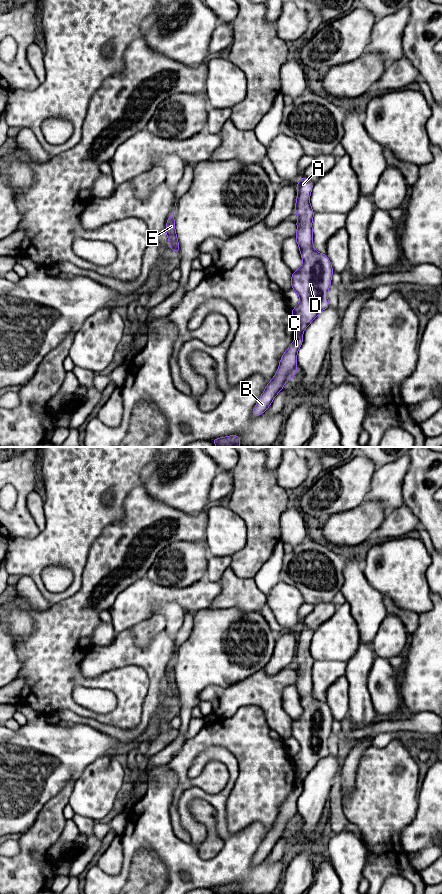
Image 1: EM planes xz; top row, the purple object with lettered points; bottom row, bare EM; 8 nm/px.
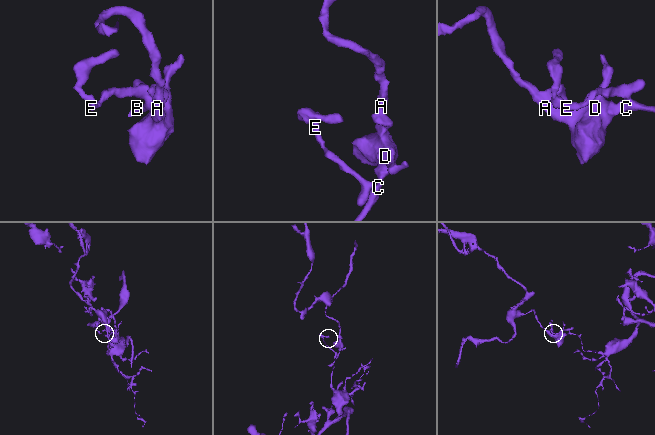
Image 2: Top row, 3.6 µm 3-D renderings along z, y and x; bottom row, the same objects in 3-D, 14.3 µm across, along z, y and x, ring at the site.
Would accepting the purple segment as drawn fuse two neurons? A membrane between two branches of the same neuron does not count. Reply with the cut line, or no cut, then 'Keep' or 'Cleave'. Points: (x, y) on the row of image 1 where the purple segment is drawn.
Split along xz (297, 328), (302, 332). Cleave

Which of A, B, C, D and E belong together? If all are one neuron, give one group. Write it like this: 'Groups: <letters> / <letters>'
Groups: A D / B C E

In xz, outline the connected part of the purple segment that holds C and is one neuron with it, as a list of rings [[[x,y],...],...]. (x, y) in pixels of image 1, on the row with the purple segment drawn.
[[[297,329],[296,336],[291,346],[281,357],[278,370],[273,379],[267,384],[259,401],[253,408],[252,417],[256,418],[265,412],[275,396],[283,389],[287,380],[294,377],[297,366],[297,351],[303,343],[303,332]]]

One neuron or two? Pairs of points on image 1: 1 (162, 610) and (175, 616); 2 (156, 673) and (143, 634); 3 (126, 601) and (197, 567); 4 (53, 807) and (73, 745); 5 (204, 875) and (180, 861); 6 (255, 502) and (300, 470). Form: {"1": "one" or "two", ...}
{"1": "one", "2": "two", "3": "two", "4": "two", "5": "one", "6": "two"}

